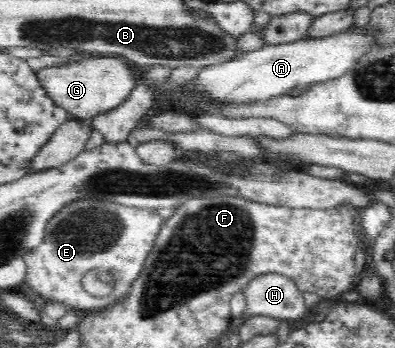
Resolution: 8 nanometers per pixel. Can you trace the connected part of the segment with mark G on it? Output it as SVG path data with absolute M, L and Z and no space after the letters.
M89 57L70 66L46 67L36 70L45 92L51 100L76 119L91 121L121 106L136 86L136 76L130 70L130 62L118 57Z

